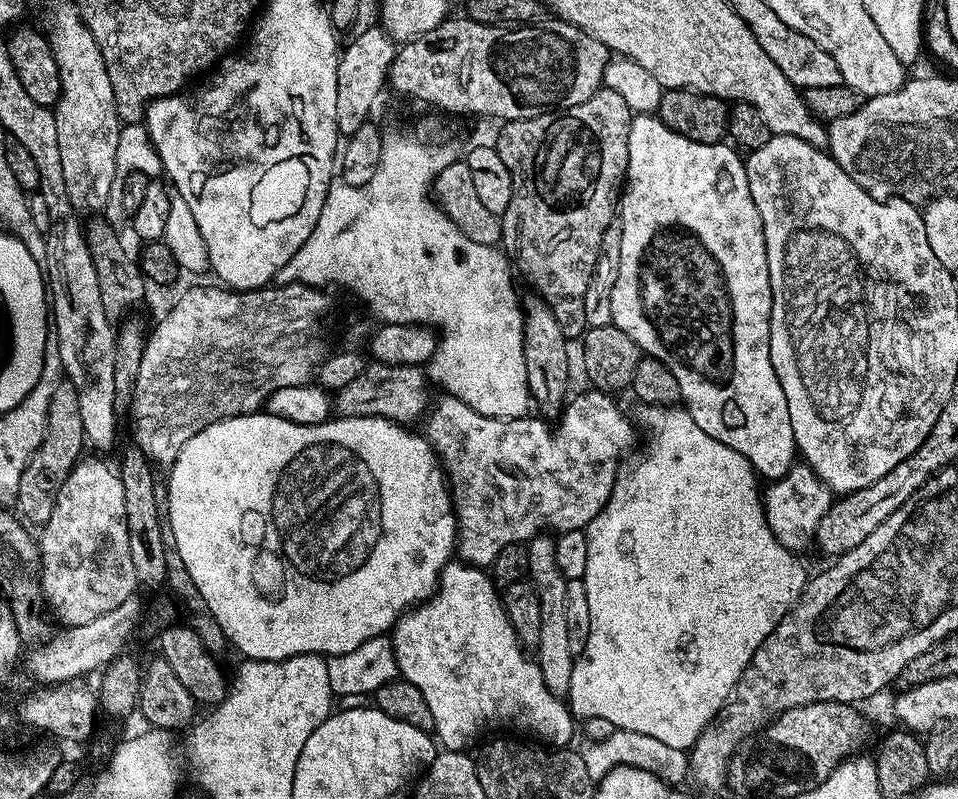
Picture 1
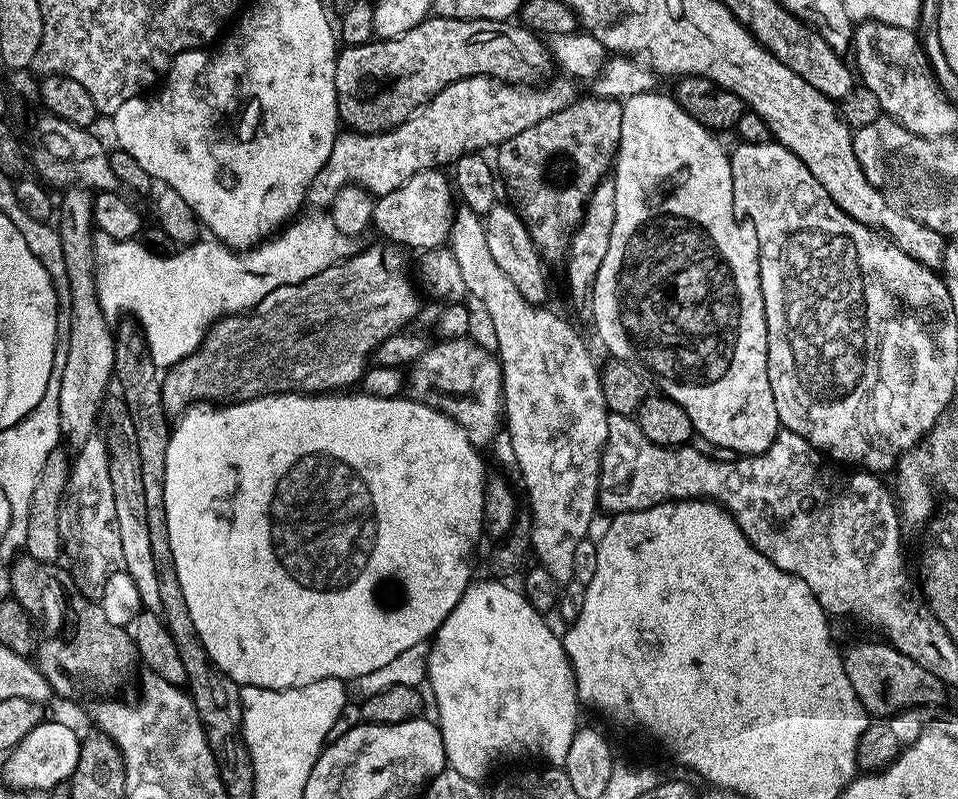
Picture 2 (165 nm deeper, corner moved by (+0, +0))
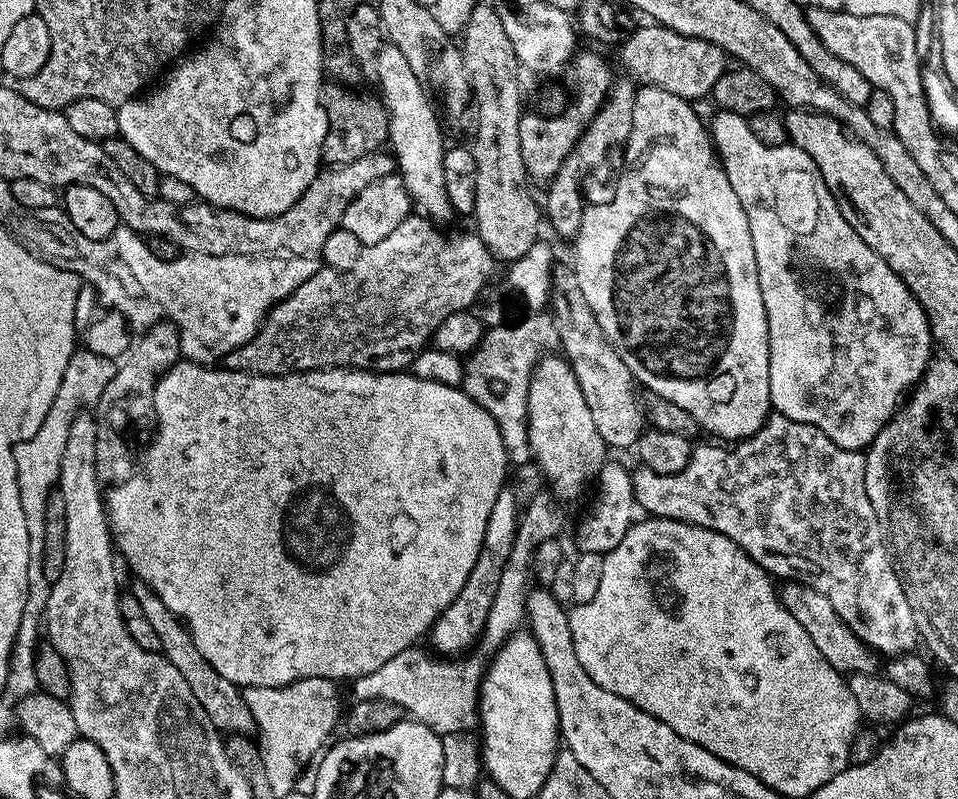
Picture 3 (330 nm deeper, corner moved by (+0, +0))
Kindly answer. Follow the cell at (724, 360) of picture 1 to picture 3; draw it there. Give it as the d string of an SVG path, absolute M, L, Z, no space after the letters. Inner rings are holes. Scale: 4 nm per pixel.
M644 86L637 91L634 102L634 130L630 130L630 138L623 149L624 160L628 165L616 184L616 193L605 204L600 204L597 208L585 207L580 230L574 237L574 267L578 274L578 286L582 286L582 294L586 294L586 302L590 302L594 318L598 318L598 326L602 326L608 341L615 346L622 362L626 362L626 366L632 371L637 385L644 387L645 384L651 395L674 402L682 406L682 410L690 410L690 414L694 414L705 433L713 432L714 435L721 436L724 439L721 441L724 442L739 442L747 440L762 427L772 408L768 319L766 306L762 302L754 242L750 238L750 222L746 222L746 210L742 210L742 202L738 202L738 194L734 194L734 186L730 186L730 178L726 178L726 170L721 166L720 157L712 147L712 138L705 121L703 124L699 114L692 108L695 107L689 101L666 90Z

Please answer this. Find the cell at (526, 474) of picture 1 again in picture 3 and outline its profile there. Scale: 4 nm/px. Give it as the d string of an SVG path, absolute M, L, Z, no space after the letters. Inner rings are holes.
M779 414L769 415L768 419L758 431L749 436L747 440L741 440L731 447L720 446L715 448L712 444L704 444L693 447L690 462L686 462L686 470L678 474L656 474L654 470L640 466L631 473L633 482L633 494L635 503L645 508L647 515L661 520L681 520L687 524L697 524L703 528L714 530L718 534L726 534L742 549L755 564L760 565L769 576L779 578L784 582L803 584L805 588L818 590L822 598L830 598L830 606L838 610L838 614L858 634L858 638L868 645L869 649L877 653L885 652L889 658L895 658L904 653L911 653L920 640L920 631L914 622L914 610L910 610L910 602L906 602L906 594L902 590L900 575L896 573L896 565L892 563L892 553L888 541L884 535L884 527L880 525L880 519L874 514L874 506L870 506L870 498L866 494L866 482L864 481L864 452L855 448L843 448L838 446L829 436L822 434L809 424L799 424L790 418Z

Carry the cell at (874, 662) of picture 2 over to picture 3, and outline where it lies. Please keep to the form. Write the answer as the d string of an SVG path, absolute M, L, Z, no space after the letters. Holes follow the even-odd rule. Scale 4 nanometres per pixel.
M795 582L785 583L783 587L779 589L781 600L790 610L790 614L798 618L798 624L802 626L802 630L810 634L810 642L818 646L818 654L822 654L822 658L826 658L826 662L830 662L834 670L842 674L875 673L877 671L875 660L877 657L873 655L868 645L858 638L858 634L850 630L850 626L838 614L838 610L830 606L830 598L822 598L818 590L805 588L803 584Z

